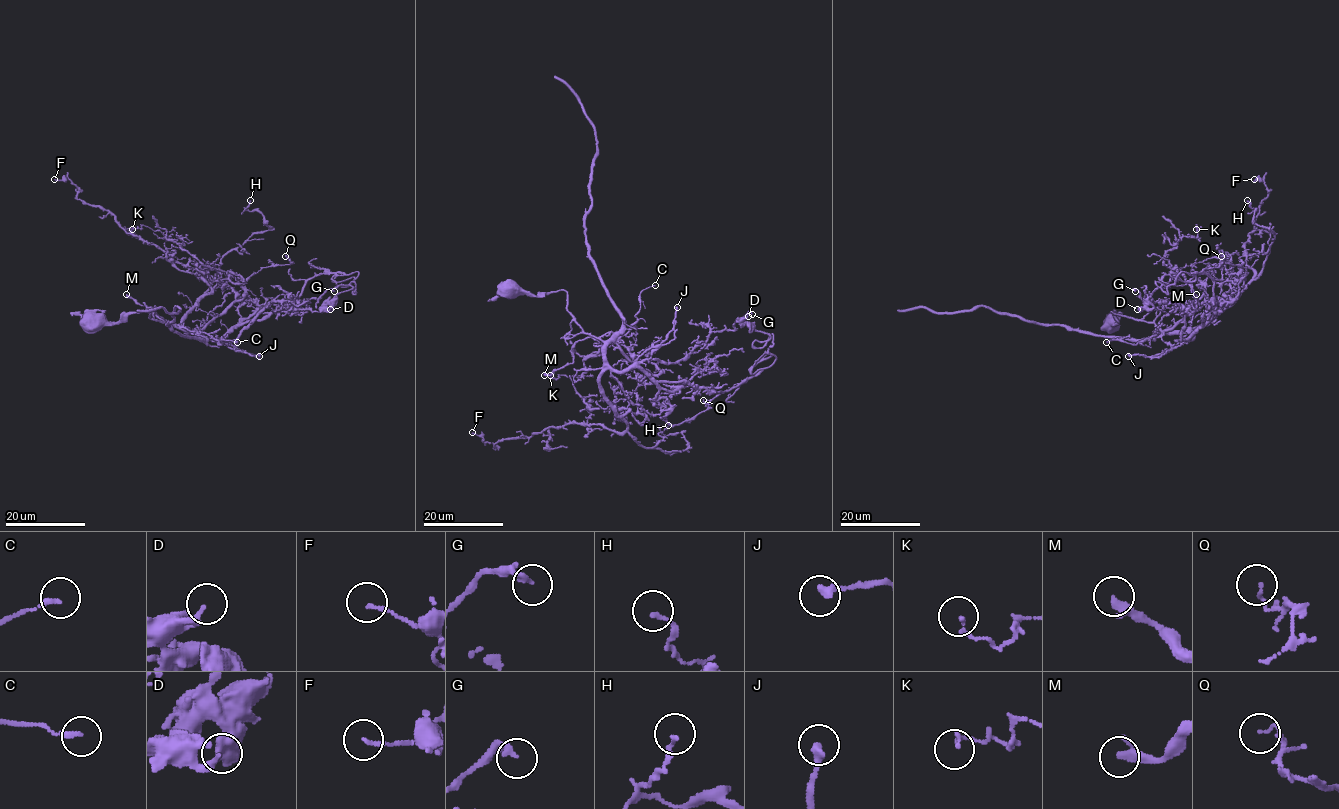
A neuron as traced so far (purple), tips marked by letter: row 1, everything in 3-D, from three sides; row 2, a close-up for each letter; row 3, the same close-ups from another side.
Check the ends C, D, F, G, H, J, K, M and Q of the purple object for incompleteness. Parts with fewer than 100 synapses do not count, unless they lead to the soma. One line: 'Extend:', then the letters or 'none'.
Extend: none

